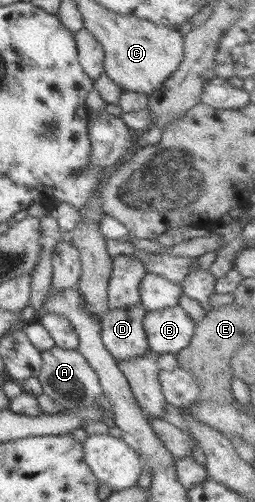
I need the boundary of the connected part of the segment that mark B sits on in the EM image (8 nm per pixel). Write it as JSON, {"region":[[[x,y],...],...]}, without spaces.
{"region":[[[179,305],[159,311],[148,311],[143,318],[150,352],[179,353],[191,343],[196,324]]]}

